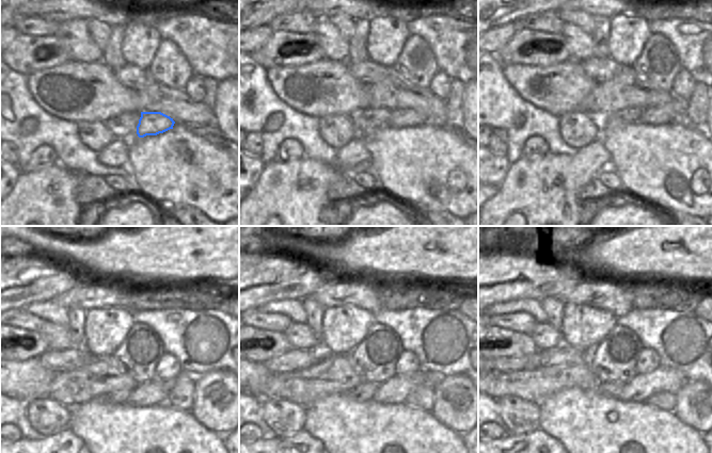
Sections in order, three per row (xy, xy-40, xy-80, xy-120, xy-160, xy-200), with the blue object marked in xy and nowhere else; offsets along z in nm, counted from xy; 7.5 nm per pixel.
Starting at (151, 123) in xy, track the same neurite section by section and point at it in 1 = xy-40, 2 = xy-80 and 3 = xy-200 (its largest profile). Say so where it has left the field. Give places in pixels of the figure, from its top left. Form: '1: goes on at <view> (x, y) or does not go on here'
1: goes on at xy-40 (408, 117)
2: goes on at xy-80 (667, 113)
3: goes on at xy-200 (641, 387)

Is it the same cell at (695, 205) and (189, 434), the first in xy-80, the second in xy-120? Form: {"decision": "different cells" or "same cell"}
{"decision": "same cell"}

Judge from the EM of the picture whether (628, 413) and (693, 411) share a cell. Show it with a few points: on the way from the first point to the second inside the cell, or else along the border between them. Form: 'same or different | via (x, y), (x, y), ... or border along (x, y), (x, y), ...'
different | border along (671, 411), (692, 427)

